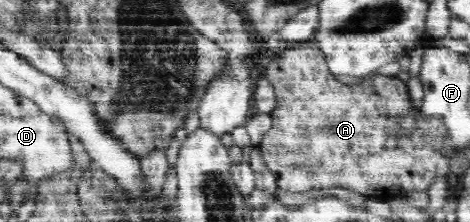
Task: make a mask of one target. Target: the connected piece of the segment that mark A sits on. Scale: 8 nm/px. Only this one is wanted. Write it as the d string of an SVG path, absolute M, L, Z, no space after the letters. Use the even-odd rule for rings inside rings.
M314 41L301 47L289 46L273 55L267 65L266 77L273 86L276 104L270 113L273 126L265 133L258 148L269 171L276 175L279 190L303 193L311 189L344 187L355 193L373 195L381 201L391 201L407 191L427 191L435 179L447 176L450 161L432 151L431 147L426 147L420 137L421 133L445 135L443 120L434 117L433 124L423 124L420 112L413 112L407 84L397 76L373 74L366 78L366 83L345 85L329 71L325 56ZM407 115L414 115L415 121L420 123L417 132L416 125L413 125L413 131L405 135L401 123ZM392 134L399 141L394 149L389 150L385 143Z

